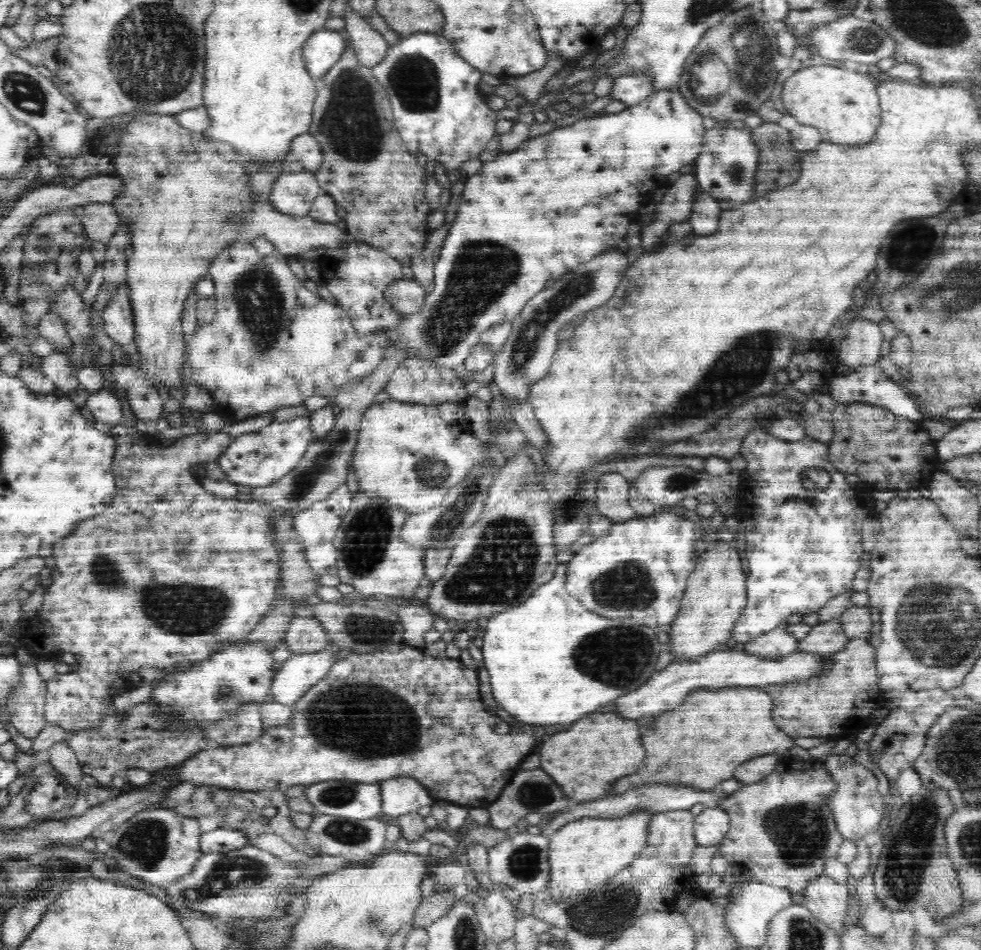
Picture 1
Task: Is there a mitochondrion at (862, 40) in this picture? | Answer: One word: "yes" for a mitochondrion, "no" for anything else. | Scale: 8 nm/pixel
yes

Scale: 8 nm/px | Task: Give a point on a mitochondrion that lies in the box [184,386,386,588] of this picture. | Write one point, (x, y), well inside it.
(304, 482)

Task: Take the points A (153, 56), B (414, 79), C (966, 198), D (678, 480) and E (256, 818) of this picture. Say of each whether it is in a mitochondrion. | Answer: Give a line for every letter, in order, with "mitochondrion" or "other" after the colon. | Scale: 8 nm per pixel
A: mitochondrion
B: mitochondrion
C: other
D: mitochondrion
E: other

